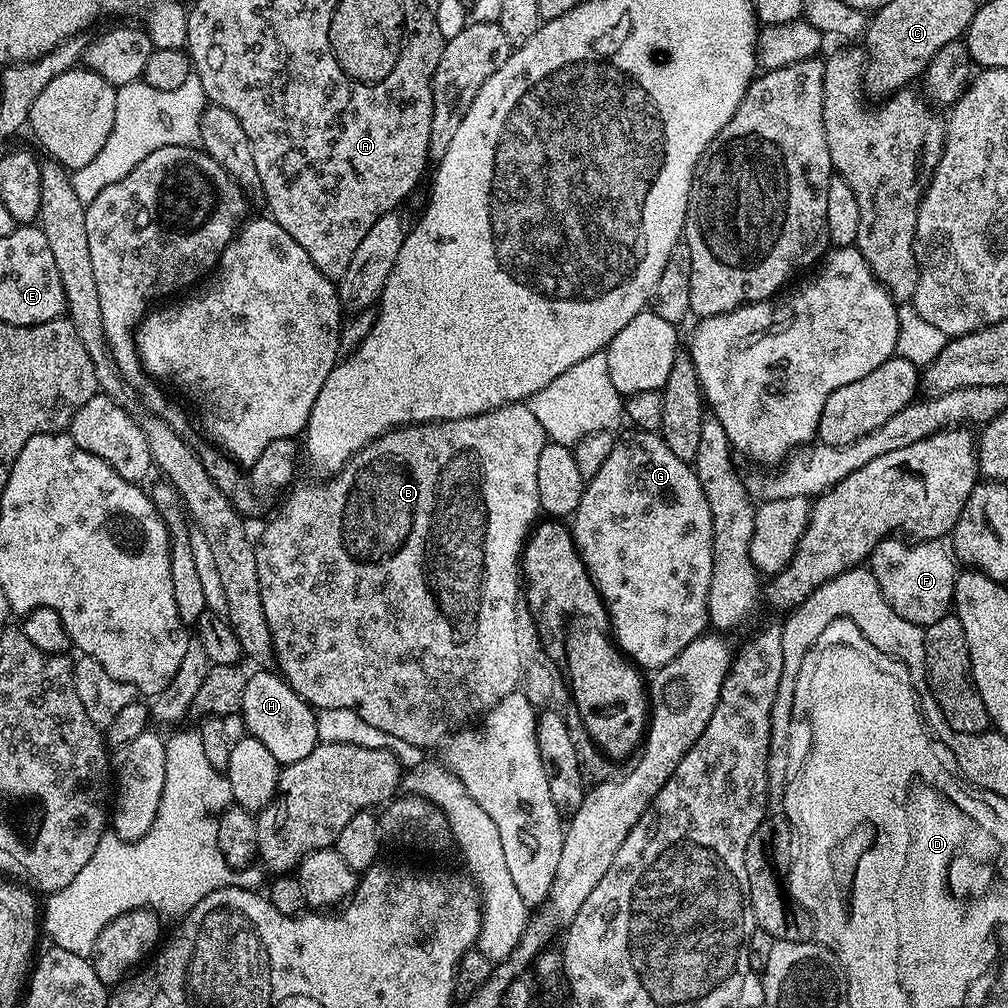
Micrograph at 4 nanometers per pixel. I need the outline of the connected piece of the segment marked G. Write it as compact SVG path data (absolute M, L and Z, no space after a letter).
M632 430L629 436L621 435L617 439L614 450L610 450L610 458L606 458L602 470L598 470L598 474L594 474L594 478L585 483L582 498L570 517L570 531L582 562L588 567L588 577L596 583L600 599L604 601L604 607L608 609L611 631L616 631L615 643L633 665L639 666L641 669L648 668L647 670L666 666L666 662L670 662L675 656L682 654L682 650L686 650L686 646L690 646L690 642L705 635L706 629L709 627L708 595L710 594L710 574L712 573L710 506L706 503L706 494L702 490L702 482L698 482L695 467L689 461L675 456L660 435L655 432Z

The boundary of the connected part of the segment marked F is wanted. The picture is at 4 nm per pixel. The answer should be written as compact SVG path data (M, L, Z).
M904 538L883 540L874 546L870 571L886 602L890 602L890 606L894 606L894 611L902 614L906 622L927 626L953 611L958 564L953 553L943 543L935 540L909 542Z

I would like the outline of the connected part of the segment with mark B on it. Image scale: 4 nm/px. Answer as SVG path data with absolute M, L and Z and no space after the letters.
M527 403L507 404L501 408L495 408L489 412L483 412L477 416L467 416L461 420L438 420L430 424L409 424L402 428L394 428L392 431L382 434L378 439L372 440L361 450L356 452L352 459L344 463L339 472L329 475L325 484L304 484L296 488L288 496L284 509L269 522L256 544L256 561L258 562L258 586L262 592L262 610L266 610L266 622L270 626L272 635L272 654L278 667L279 675L288 681L288 685L296 691L301 698L311 704L313 709L321 708L345 708L354 710L362 722L370 722L370 726L378 726L386 734L394 738L402 738L410 746L418 746L425 750L439 749L461 726L483 717L485 712L490 711L506 694L517 691L520 684L520 655L518 654L518 622L516 614L516 596L522 592L522 557L524 555L524 541L528 539L528 533L532 531L541 515L542 509L538 498L538 454L542 454L546 437L542 430L542 422L530 414Z

